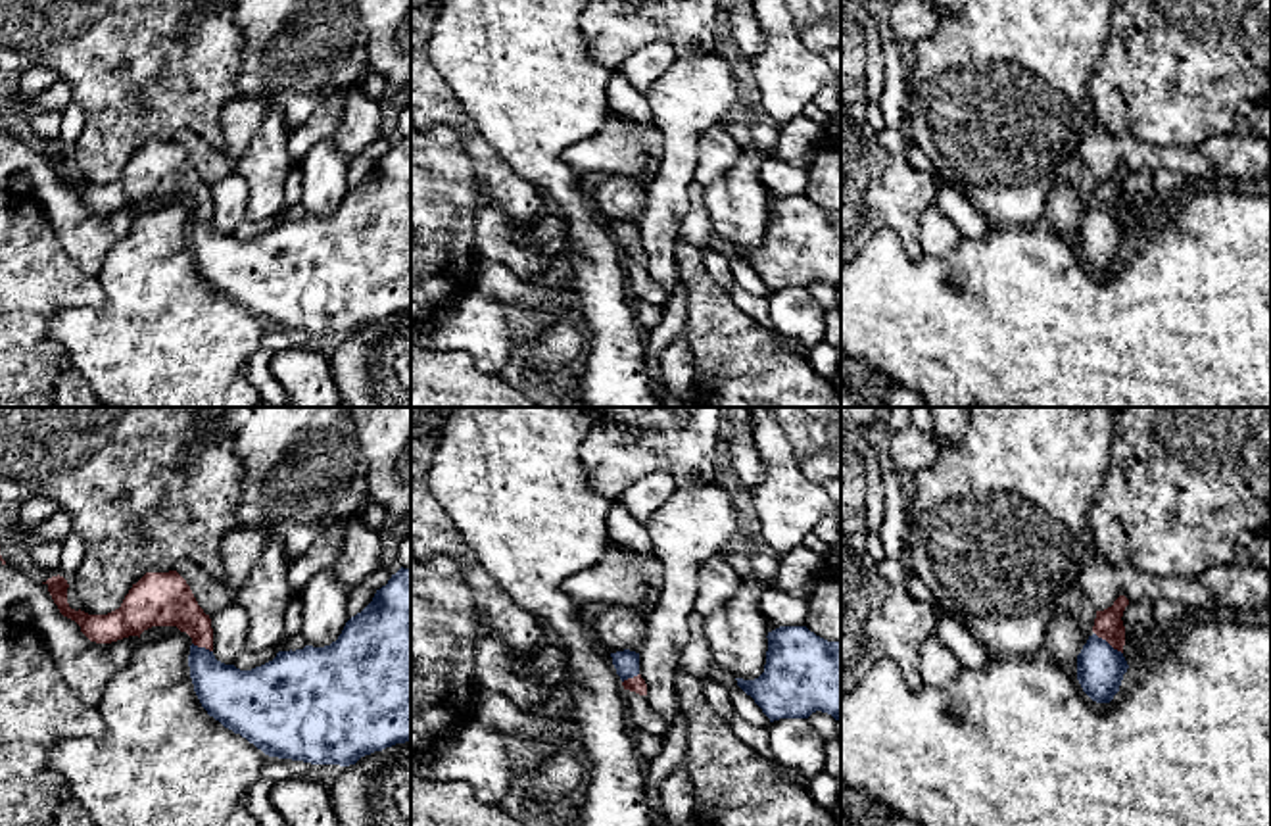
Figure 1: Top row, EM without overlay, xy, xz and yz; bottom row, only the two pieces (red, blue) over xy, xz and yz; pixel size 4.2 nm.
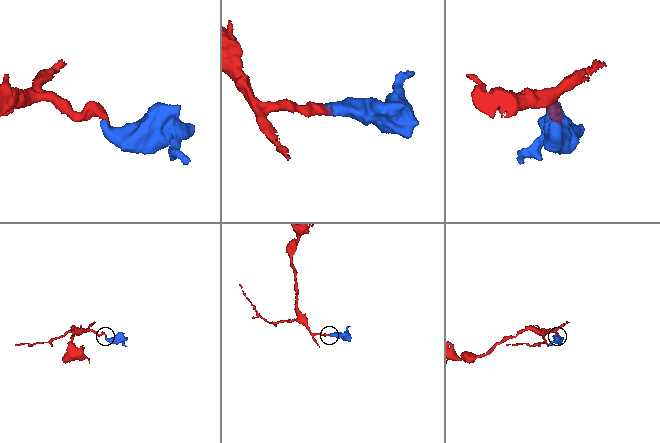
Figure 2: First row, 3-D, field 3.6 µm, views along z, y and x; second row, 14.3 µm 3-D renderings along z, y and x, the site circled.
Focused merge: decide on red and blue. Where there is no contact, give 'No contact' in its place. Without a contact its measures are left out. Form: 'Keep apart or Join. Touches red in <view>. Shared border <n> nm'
Join. Touches red in yz. Shared border 150 nm

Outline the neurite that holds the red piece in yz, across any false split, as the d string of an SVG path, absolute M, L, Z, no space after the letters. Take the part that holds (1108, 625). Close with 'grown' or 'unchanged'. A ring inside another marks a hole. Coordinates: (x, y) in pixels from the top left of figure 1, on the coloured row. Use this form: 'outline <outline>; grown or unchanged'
outline M1119 595L1112 607L1096 611L1094 634L1089 636L1077 655L1077 680L1083 692L1096 703L1114 699L1129 668L1123 657L1125 626L1121 620L1127 605L1129 599Z; grown

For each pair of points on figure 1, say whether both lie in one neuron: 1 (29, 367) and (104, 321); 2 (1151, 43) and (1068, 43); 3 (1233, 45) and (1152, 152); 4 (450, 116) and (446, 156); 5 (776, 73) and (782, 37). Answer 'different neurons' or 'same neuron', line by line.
1: different neurons
2: different neurons
3: different neurons
4: different neurons
5: same neuron

